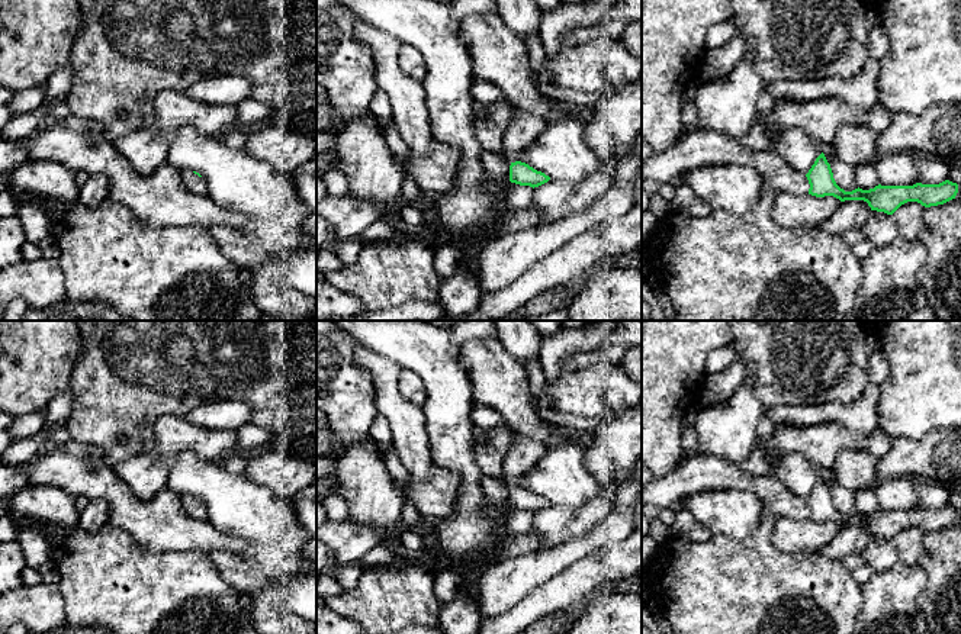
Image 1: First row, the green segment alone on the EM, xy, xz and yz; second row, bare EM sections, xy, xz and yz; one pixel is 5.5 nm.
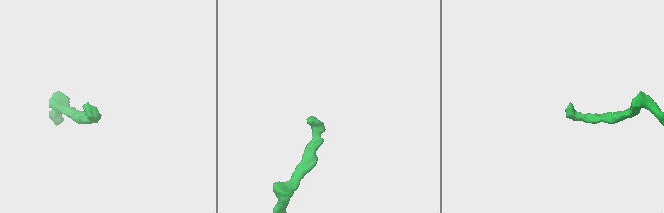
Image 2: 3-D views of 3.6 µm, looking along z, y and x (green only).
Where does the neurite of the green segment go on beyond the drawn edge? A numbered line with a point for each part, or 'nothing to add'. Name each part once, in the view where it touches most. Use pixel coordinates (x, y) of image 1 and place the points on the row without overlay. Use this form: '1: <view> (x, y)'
1: yz (696, 473)

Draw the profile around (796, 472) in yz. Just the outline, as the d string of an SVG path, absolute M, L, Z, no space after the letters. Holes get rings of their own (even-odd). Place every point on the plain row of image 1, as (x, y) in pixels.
M798 451L782 456L777 464L775 476L801 499L807 499L816 483L823 477L820 470Z

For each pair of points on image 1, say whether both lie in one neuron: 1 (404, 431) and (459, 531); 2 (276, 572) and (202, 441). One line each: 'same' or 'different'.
1: different
2: different

